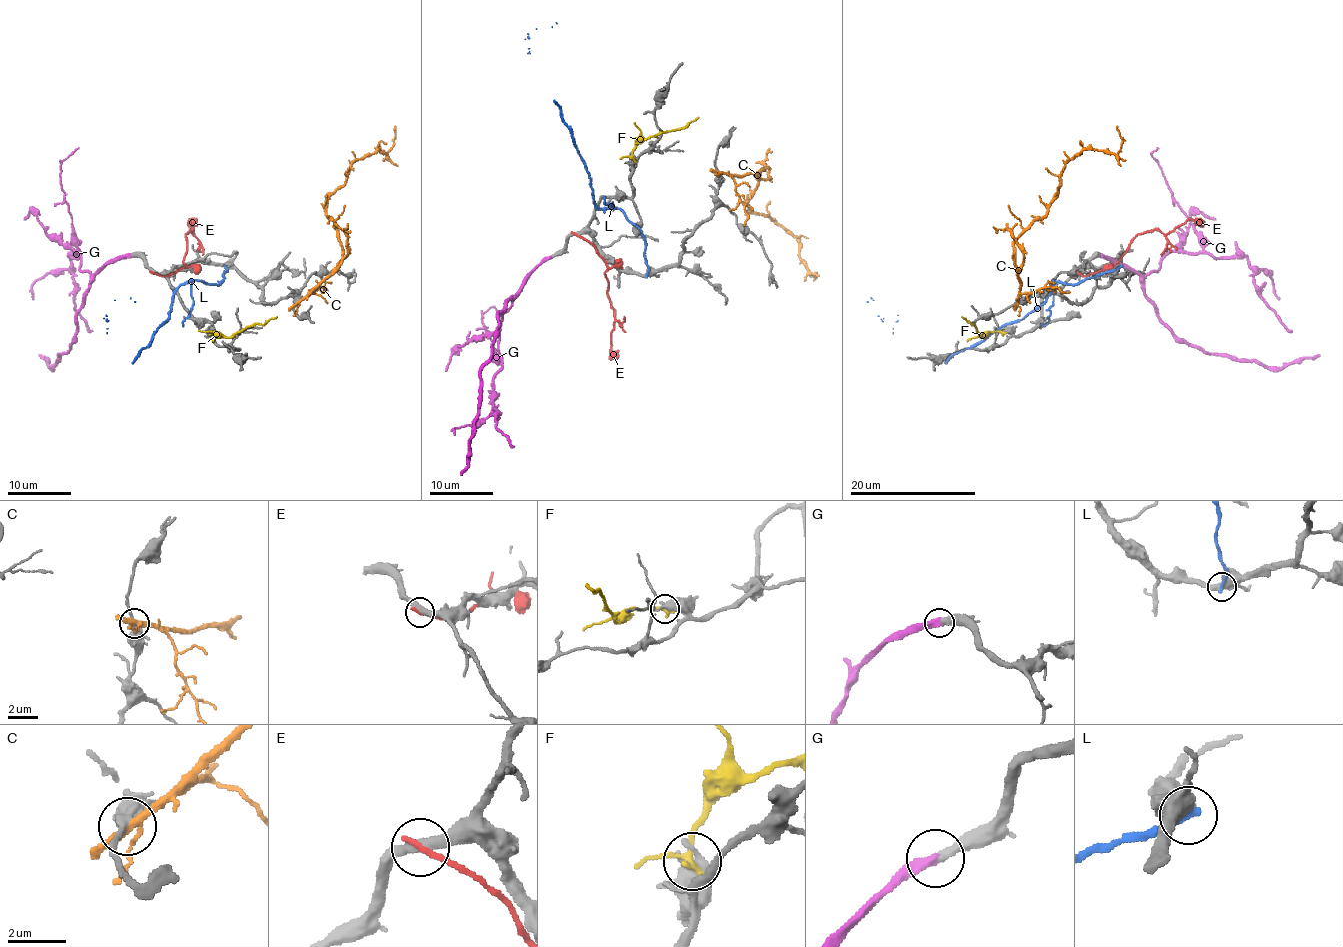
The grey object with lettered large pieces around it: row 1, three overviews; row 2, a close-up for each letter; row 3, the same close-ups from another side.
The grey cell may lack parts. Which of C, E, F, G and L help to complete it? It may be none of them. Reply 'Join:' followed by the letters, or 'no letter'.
Join: G

